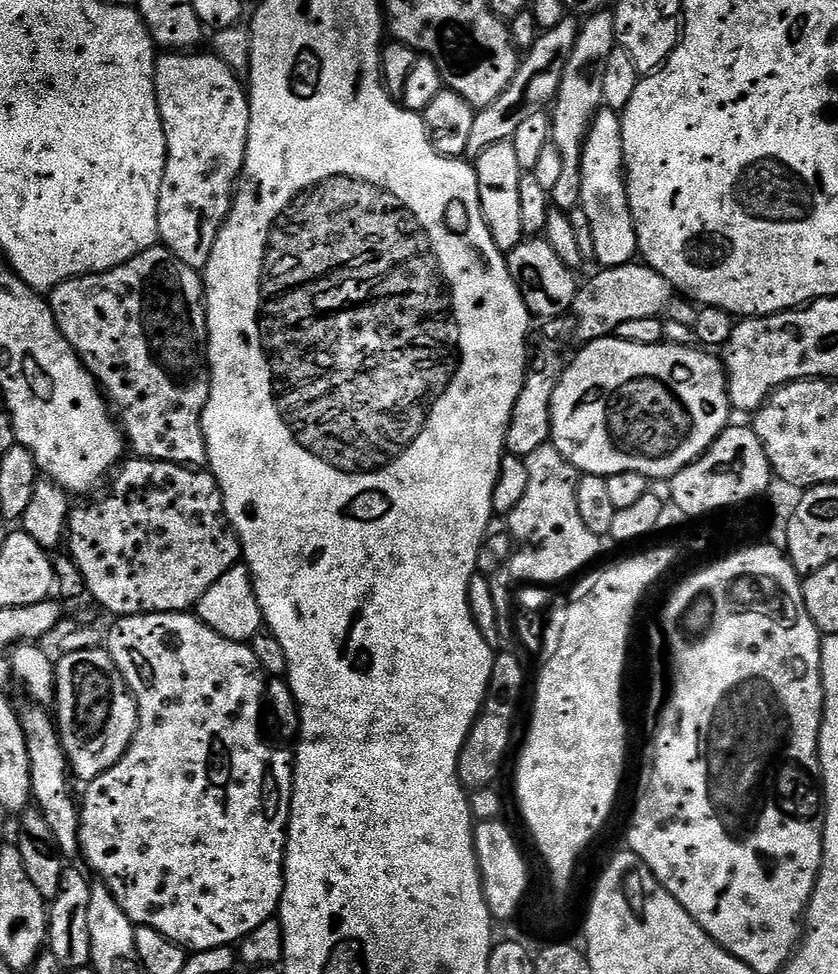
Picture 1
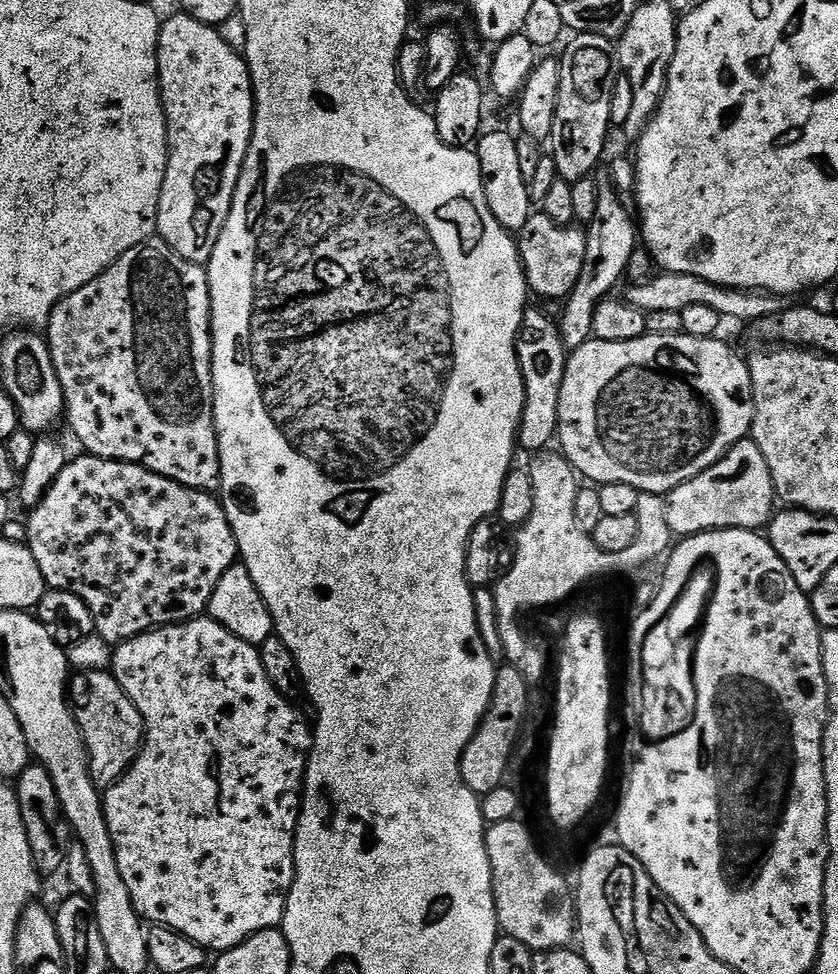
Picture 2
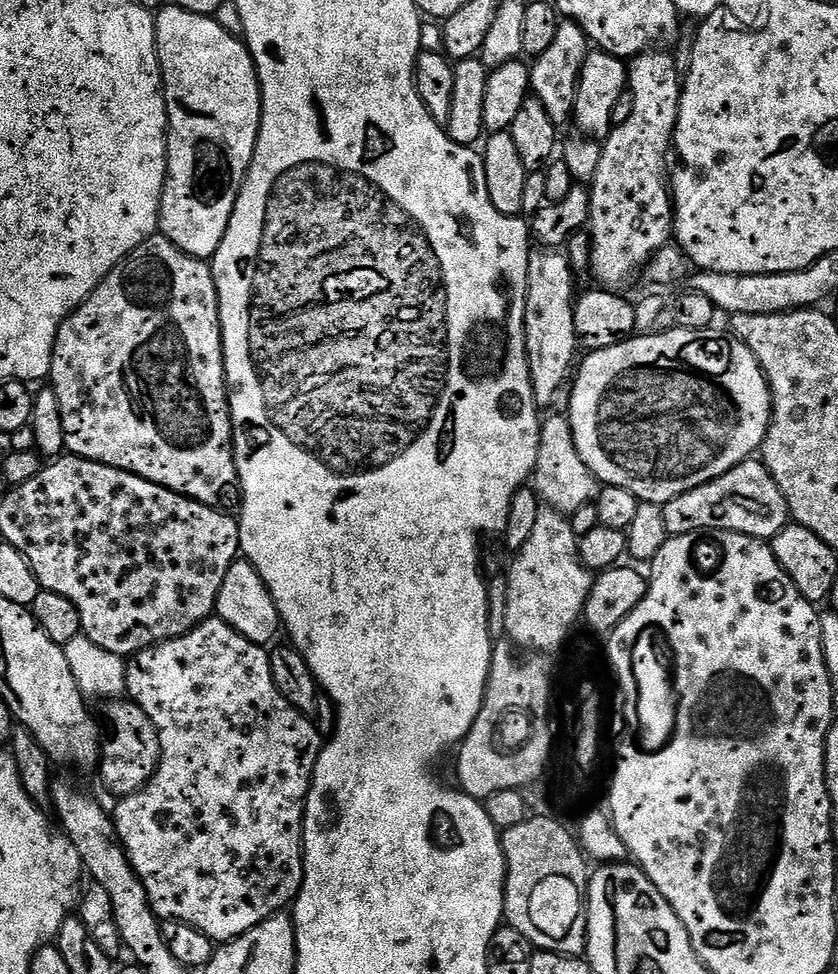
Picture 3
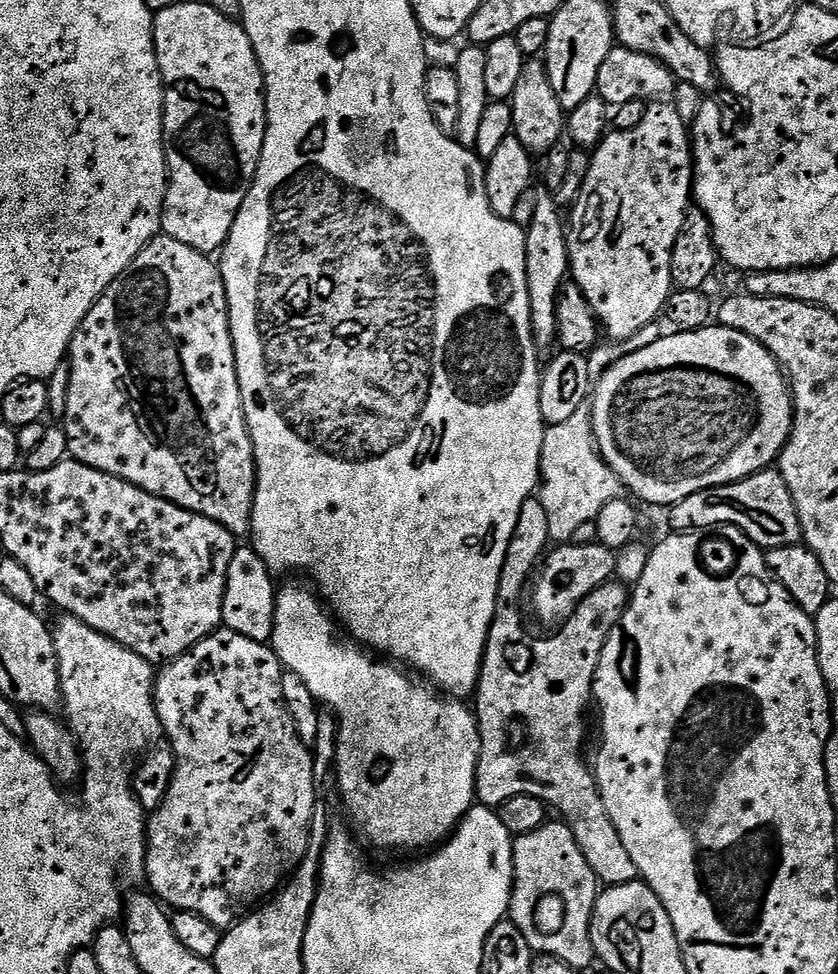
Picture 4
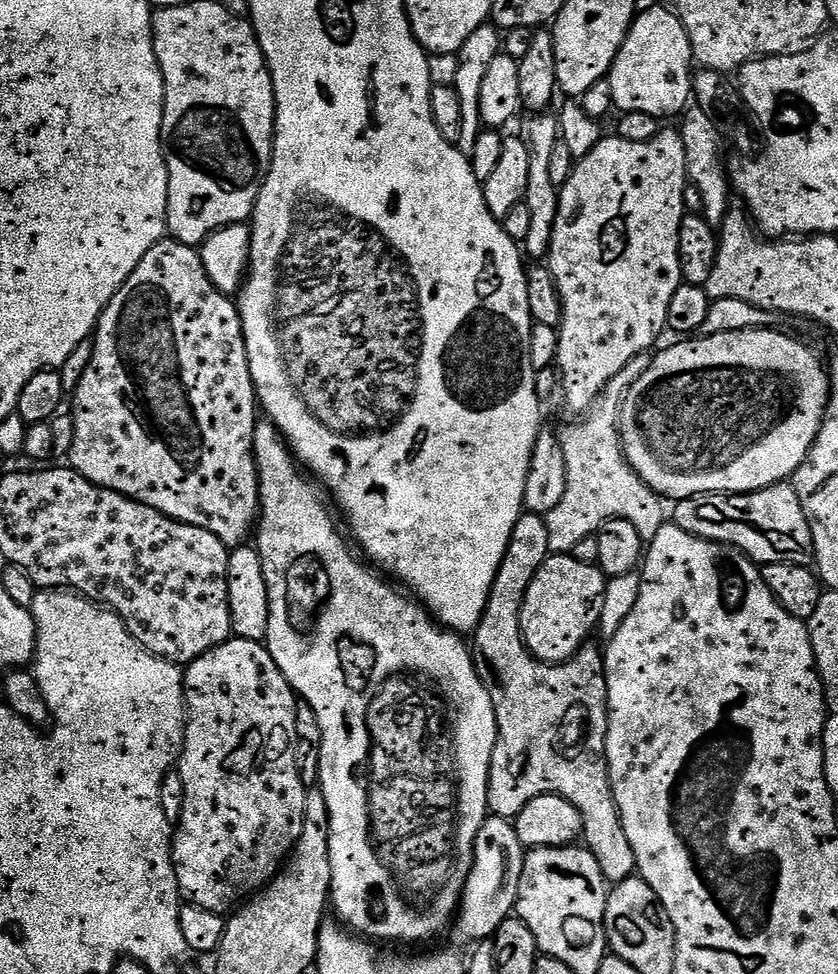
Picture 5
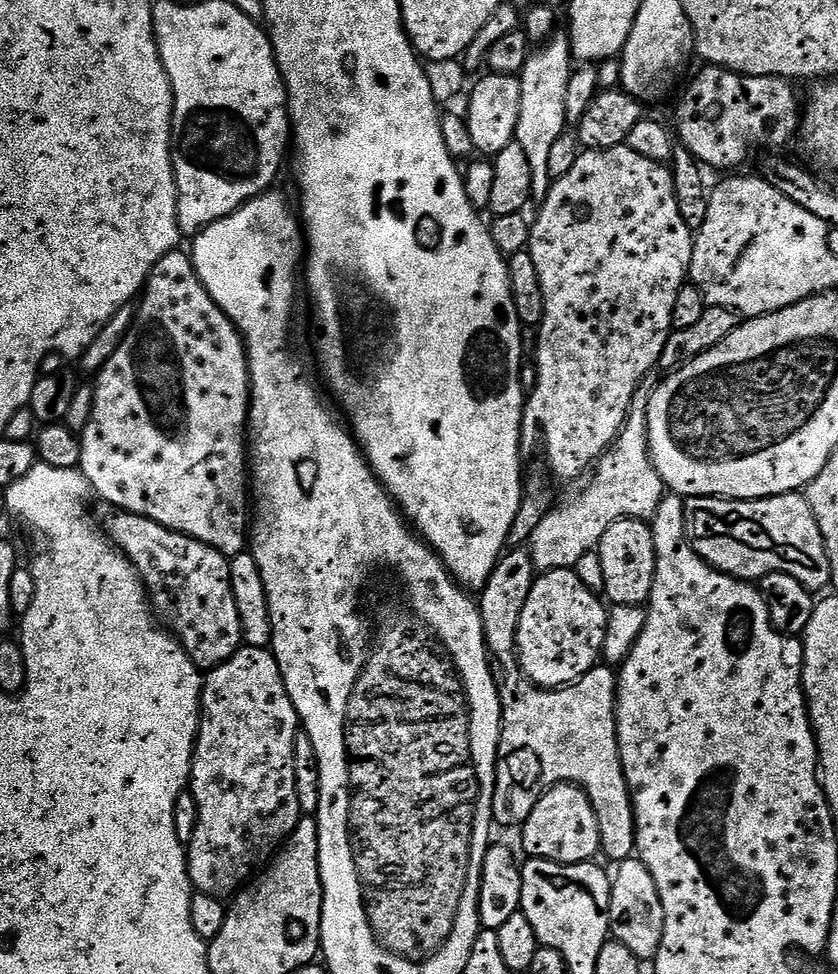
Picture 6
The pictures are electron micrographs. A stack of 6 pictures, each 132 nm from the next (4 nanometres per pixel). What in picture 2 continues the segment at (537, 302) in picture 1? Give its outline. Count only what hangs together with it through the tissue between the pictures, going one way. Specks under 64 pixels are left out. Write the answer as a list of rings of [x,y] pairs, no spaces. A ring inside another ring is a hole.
[[[533,214],[518,233],[520,261],[524,267],[524,277],[529,293],[544,300],[563,302],[574,290],[578,274],[586,258],[586,231],[572,224],[559,224],[554,218],[543,214]]]

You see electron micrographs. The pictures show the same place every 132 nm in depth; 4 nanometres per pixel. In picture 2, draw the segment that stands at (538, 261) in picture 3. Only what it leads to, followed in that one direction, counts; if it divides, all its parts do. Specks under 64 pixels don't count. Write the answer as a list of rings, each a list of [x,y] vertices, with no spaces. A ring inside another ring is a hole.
[[[535,306],[525,308],[524,321],[516,338],[516,357],[524,379],[524,409],[516,439],[521,449],[539,454],[551,445],[548,444],[551,440],[553,443],[557,439],[560,431],[558,406],[569,357],[557,321],[553,317],[551,320],[542,309]]]

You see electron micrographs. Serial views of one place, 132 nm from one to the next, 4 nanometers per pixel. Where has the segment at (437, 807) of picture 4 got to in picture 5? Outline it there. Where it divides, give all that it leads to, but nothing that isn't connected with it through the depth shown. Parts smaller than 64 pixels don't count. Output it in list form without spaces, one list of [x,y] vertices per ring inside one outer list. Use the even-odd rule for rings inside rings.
[[[271,422],[257,423],[254,434],[254,452],[256,473],[260,479],[260,511],[258,527],[254,532],[254,540],[256,536],[254,547],[262,558],[262,574],[266,574],[266,586],[270,594],[270,626],[266,647],[274,658],[278,670],[282,670],[292,691],[307,708],[314,710],[316,715],[316,728],[318,733],[320,732],[318,790],[324,795],[328,811],[327,829],[330,842],[330,870],[332,871],[331,907],[333,909],[336,907],[337,914],[341,916],[339,919],[353,933],[372,942],[432,940],[451,920],[453,923],[454,913],[459,909],[464,898],[464,887],[468,881],[468,875],[472,873],[472,861],[476,858],[478,830],[482,830],[484,821],[490,815],[488,775],[492,772],[492,751],[498,739],[492,693],[489,685],[485,681],[484,684],[480,681],[480,676],[476,673],[477,661],[470,648],[470,653],[468,653],[467,646],[460,641],[463,639],[457,633],[437,624],[419,600],[405,594],[395,583],[385,579],[375,567],[365,563],[355,551],[352,553],[348,549],[349,537],[345,535],[342,528],[342,533],[340,533],[340,528],[336,525],[335,518],[332,517],[333,509],[326,499],[325,489],[315,479],[305,475],[301,465],[286,447],[284,437]],[[459,776],[460,801],[456,804],[456,779]]]

